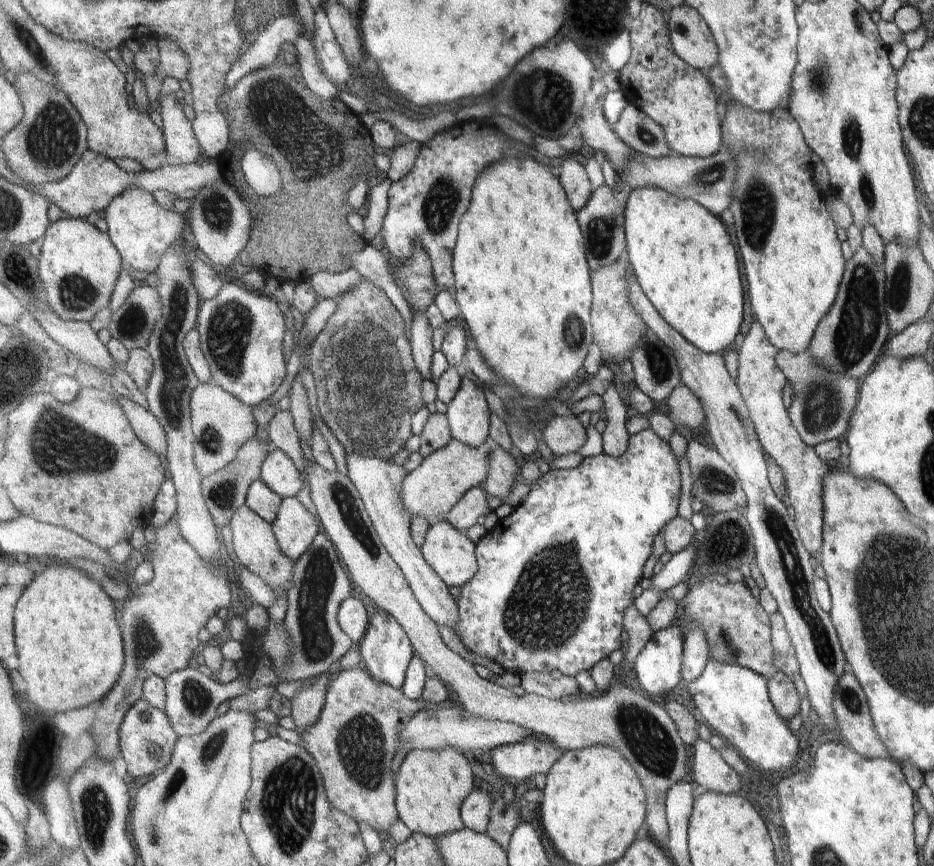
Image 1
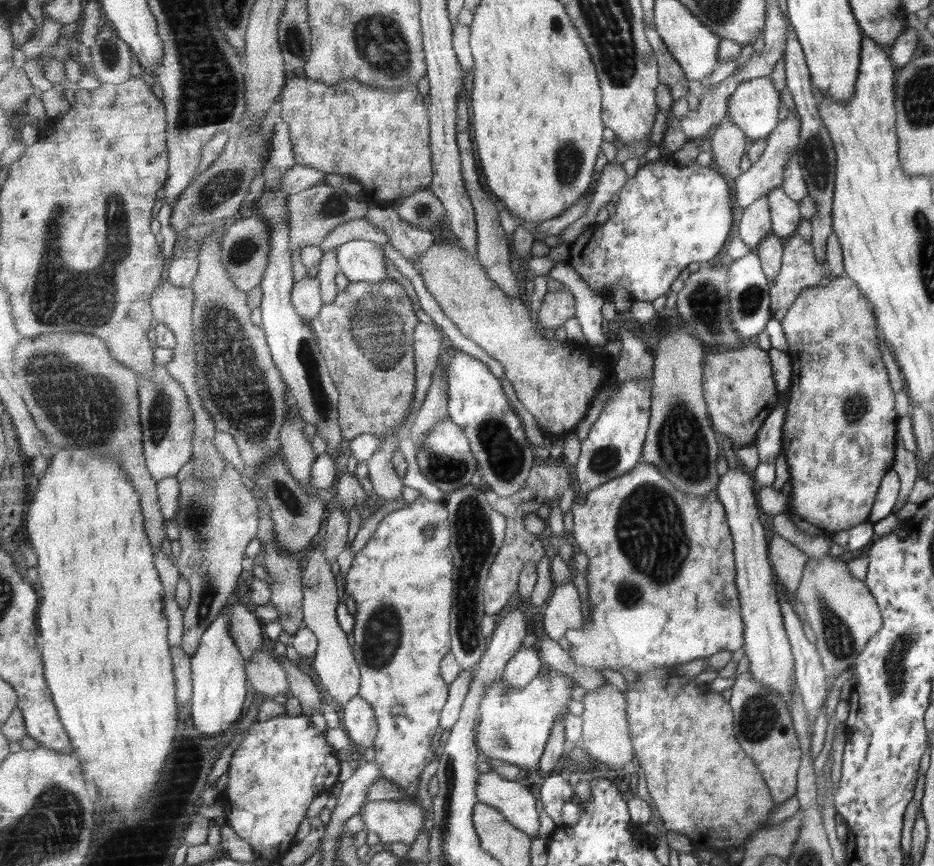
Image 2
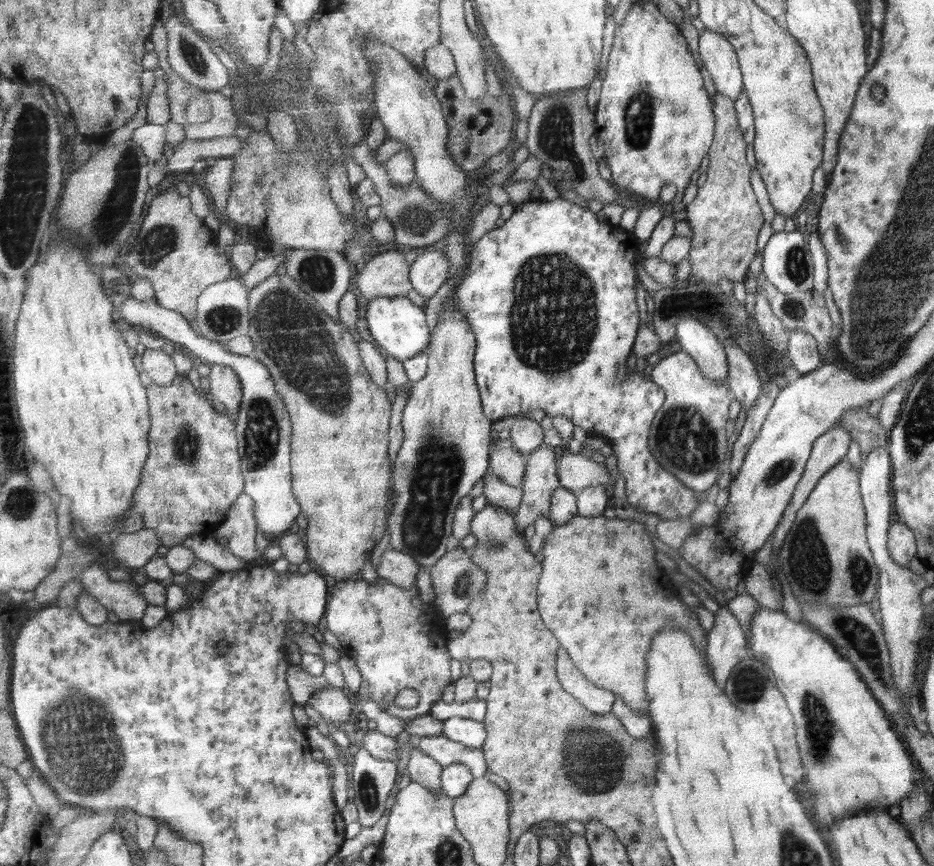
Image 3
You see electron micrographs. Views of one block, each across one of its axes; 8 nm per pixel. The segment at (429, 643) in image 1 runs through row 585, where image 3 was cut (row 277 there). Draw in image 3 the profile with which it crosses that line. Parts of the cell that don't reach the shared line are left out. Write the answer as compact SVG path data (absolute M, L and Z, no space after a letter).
M385 251L373 256L370 261L366 262L365 267L355 277L354 289L368 301L382 297L407 297L414 289L410 272L411 264L409 265L405 261L405 256L401 251Z

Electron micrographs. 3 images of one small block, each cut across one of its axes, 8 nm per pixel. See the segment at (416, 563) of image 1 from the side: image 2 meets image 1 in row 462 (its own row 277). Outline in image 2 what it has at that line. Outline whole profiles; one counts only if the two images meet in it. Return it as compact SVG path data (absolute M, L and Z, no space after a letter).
M352 240L337 251L338 263L345 276L353 282L389 280L385 266L385 247L370 240Z

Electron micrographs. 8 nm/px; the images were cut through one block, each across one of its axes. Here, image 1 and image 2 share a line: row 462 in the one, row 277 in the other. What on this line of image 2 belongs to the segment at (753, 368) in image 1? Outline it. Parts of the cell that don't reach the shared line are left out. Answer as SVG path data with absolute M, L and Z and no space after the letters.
M796 232L791 236L788 236L783 242L778 275L770 283L767 292L769 298L770 317L781 322L783 316L787 314L787 310L792 306L802 288L817 285L824 276L830 277L831 279L842 276L843 272L842 250L838 243L838 238L833 232L827 237L826 255L822 264L818 264L815 260L813 246L810 240L803 240L802 236Z

